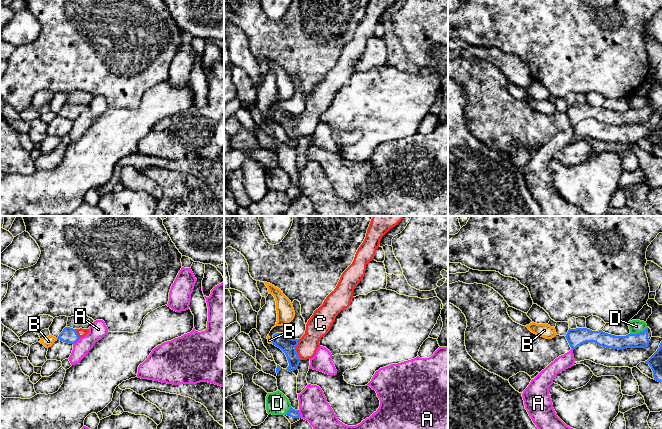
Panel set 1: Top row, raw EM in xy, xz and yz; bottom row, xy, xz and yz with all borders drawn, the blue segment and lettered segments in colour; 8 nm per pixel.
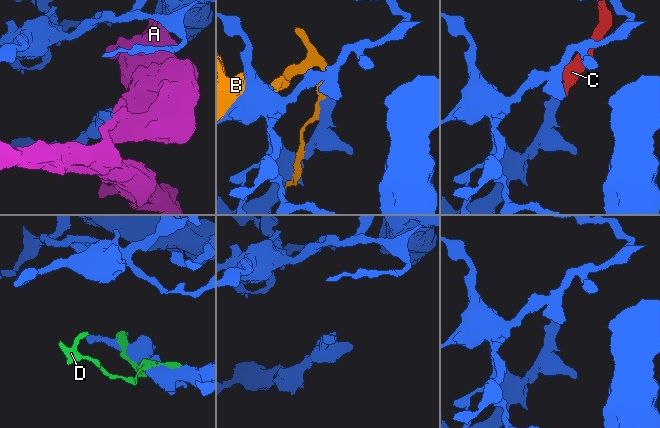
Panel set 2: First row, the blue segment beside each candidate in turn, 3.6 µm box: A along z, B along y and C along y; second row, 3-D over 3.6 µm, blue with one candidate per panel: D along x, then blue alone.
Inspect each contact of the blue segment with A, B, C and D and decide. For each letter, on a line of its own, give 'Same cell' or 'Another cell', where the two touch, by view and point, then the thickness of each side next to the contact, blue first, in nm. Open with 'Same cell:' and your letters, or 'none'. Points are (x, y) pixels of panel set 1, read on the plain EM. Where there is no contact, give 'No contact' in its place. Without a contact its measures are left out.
Same cell: C
A: Another cell. Touches blue at xz (299, 190). Thickness 70 nm (blue) against 240 nm
B: Another cell. Touches blue at xz (272, 118). Thickness 130 nm (blue) against 30 nm
C: Same cell. Touches blue at xz (295, 125). Thickness 130 nm (blue) against 170 nm
D: Another cell. Touches blue at yz (638, 109). Thickness 130 nm (blue) against 110 nm

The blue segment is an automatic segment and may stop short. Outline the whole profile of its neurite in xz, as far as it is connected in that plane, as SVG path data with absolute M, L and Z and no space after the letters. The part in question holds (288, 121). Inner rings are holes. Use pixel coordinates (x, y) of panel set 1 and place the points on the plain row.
M369 0L366 13L358 24L352 40L342 49L336 64L314 87L306 100L305 110L300 115L292 115L283 109L273 111L273 121L280 124L287 133L289 142L286 146L293 148L298 145L301 136L315 132L321 114L330 107L336 92L350 82L353 67L363 55L366 41L374 36L382 13L396 1Z

